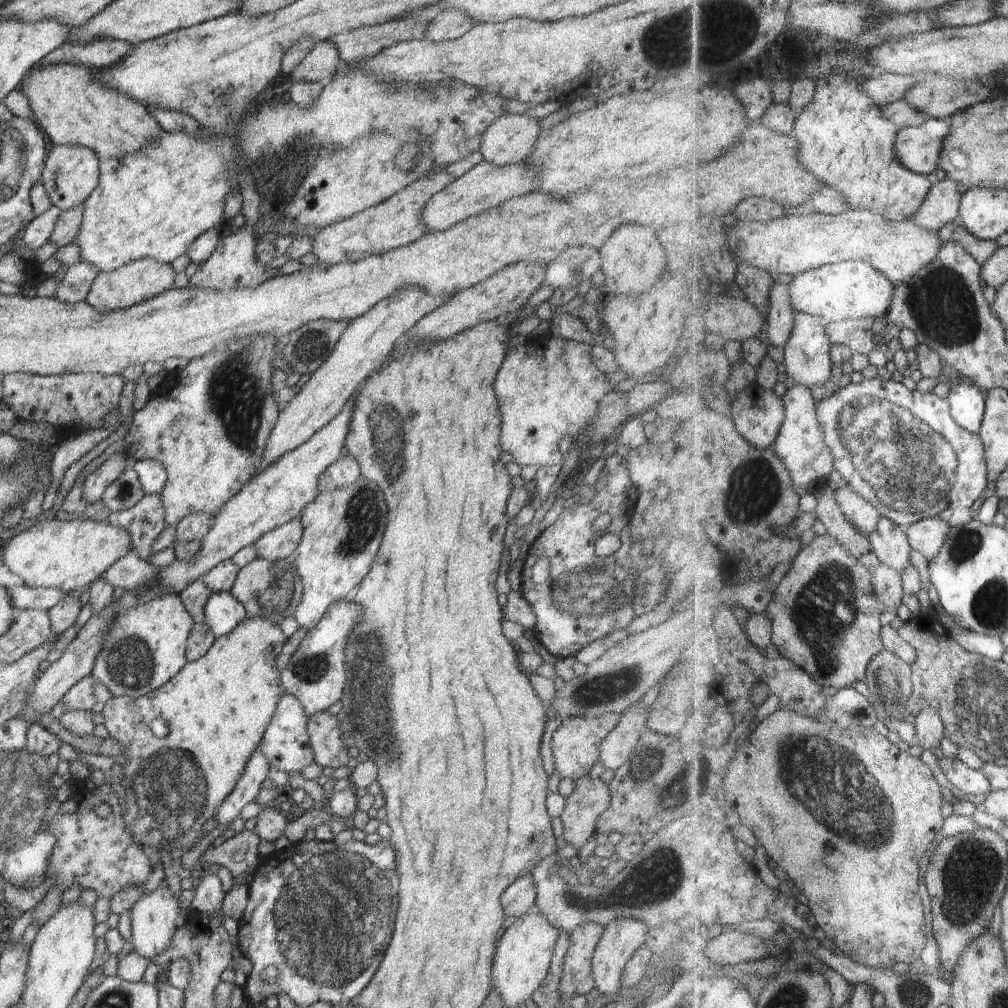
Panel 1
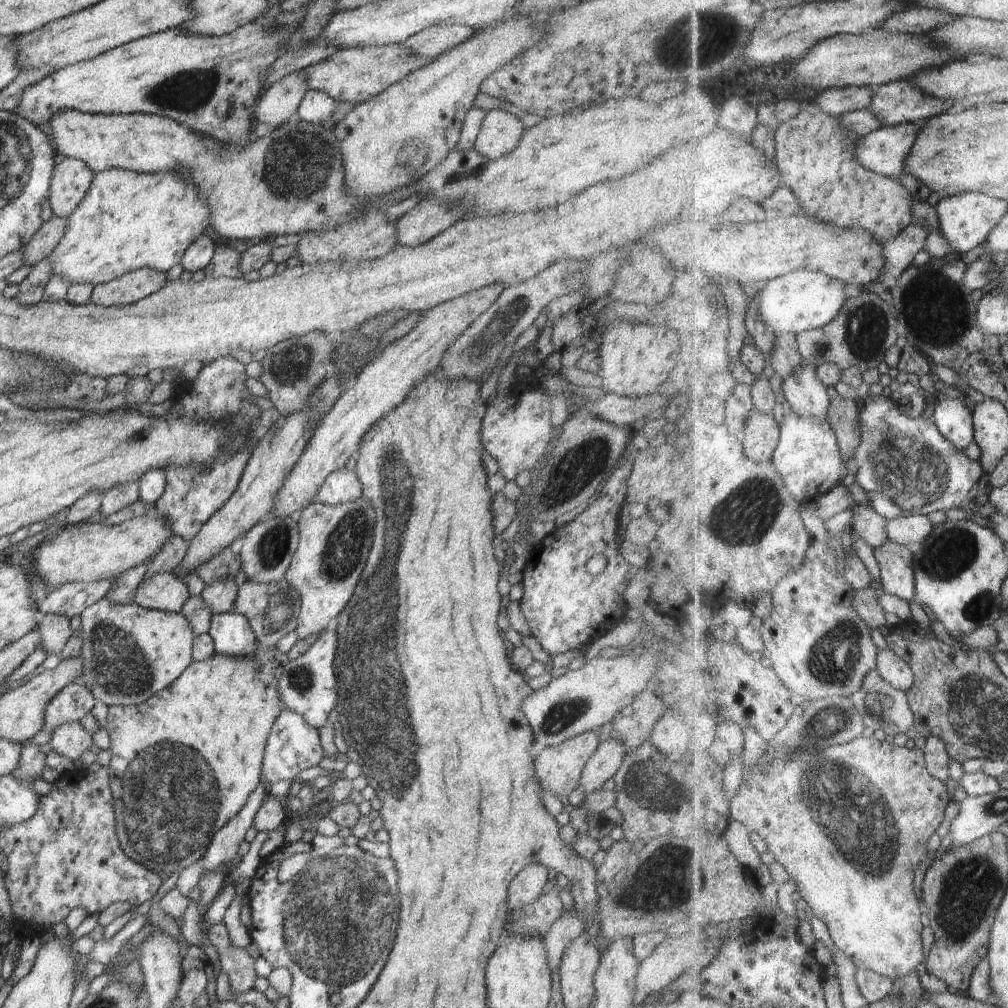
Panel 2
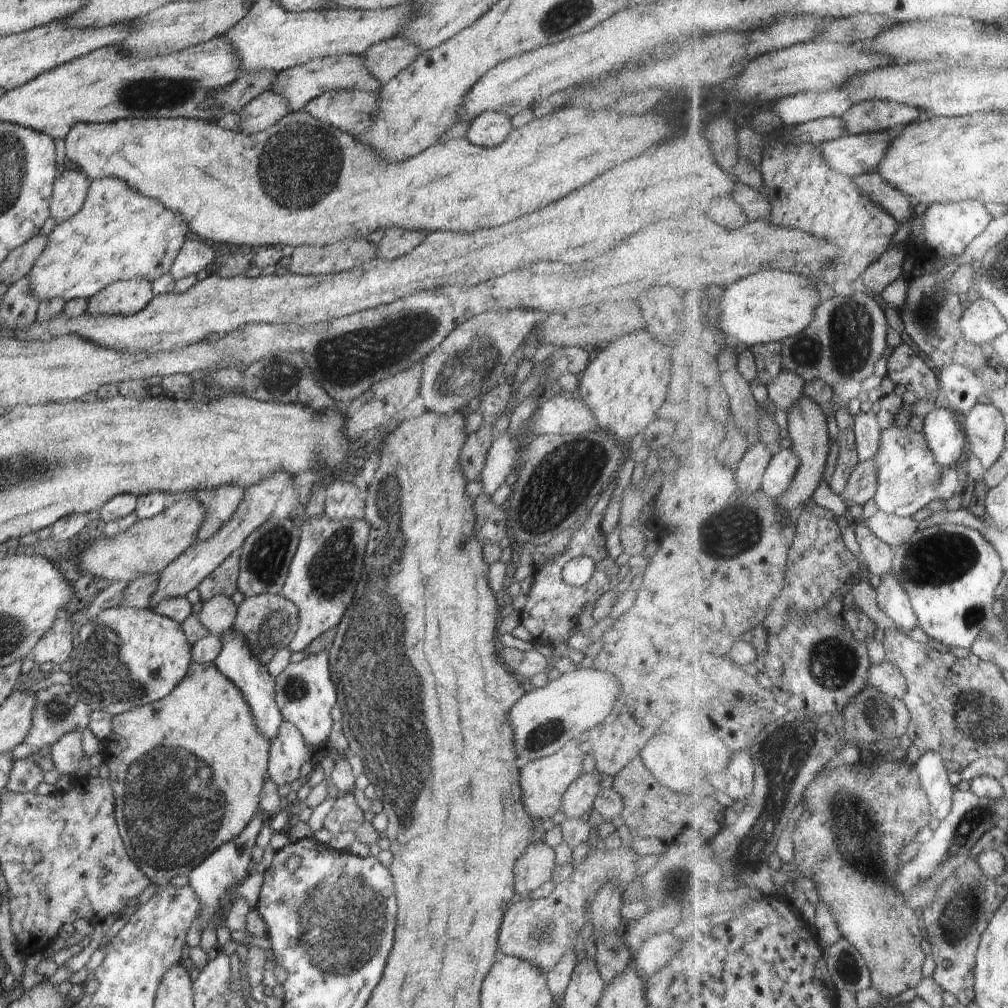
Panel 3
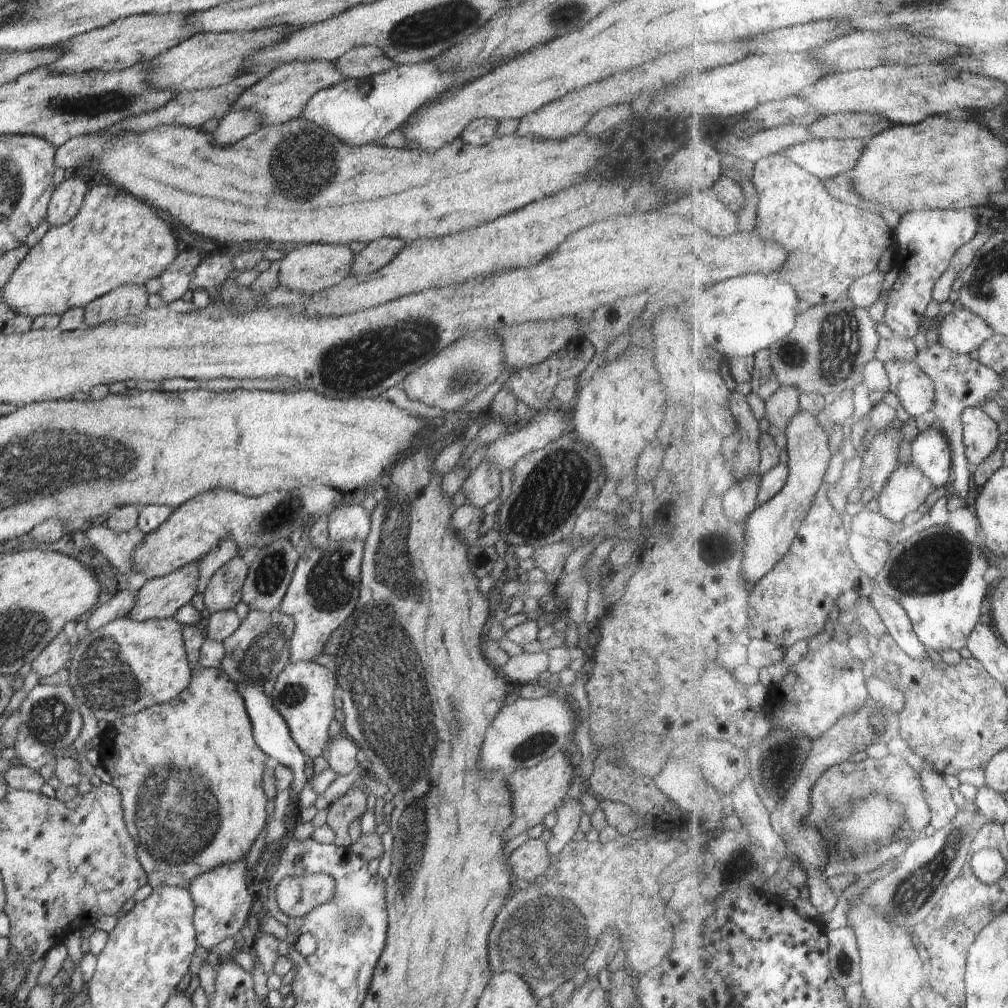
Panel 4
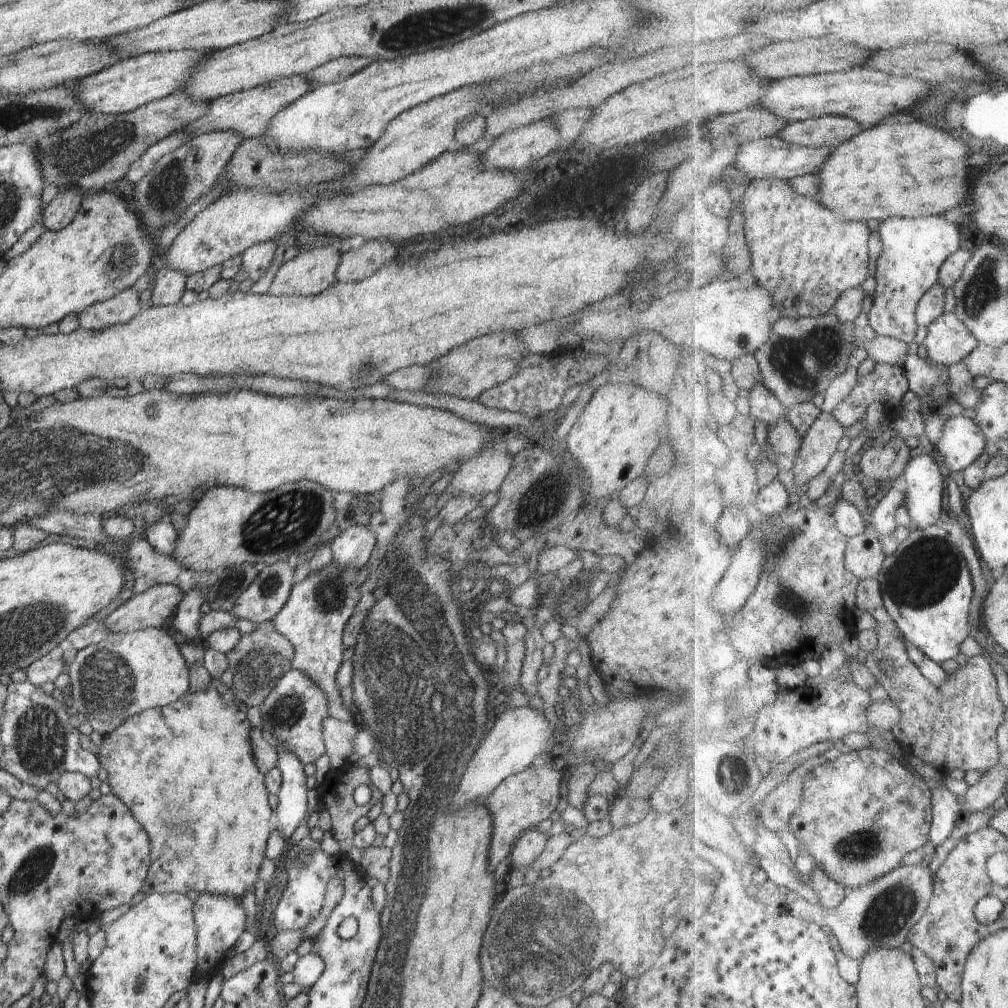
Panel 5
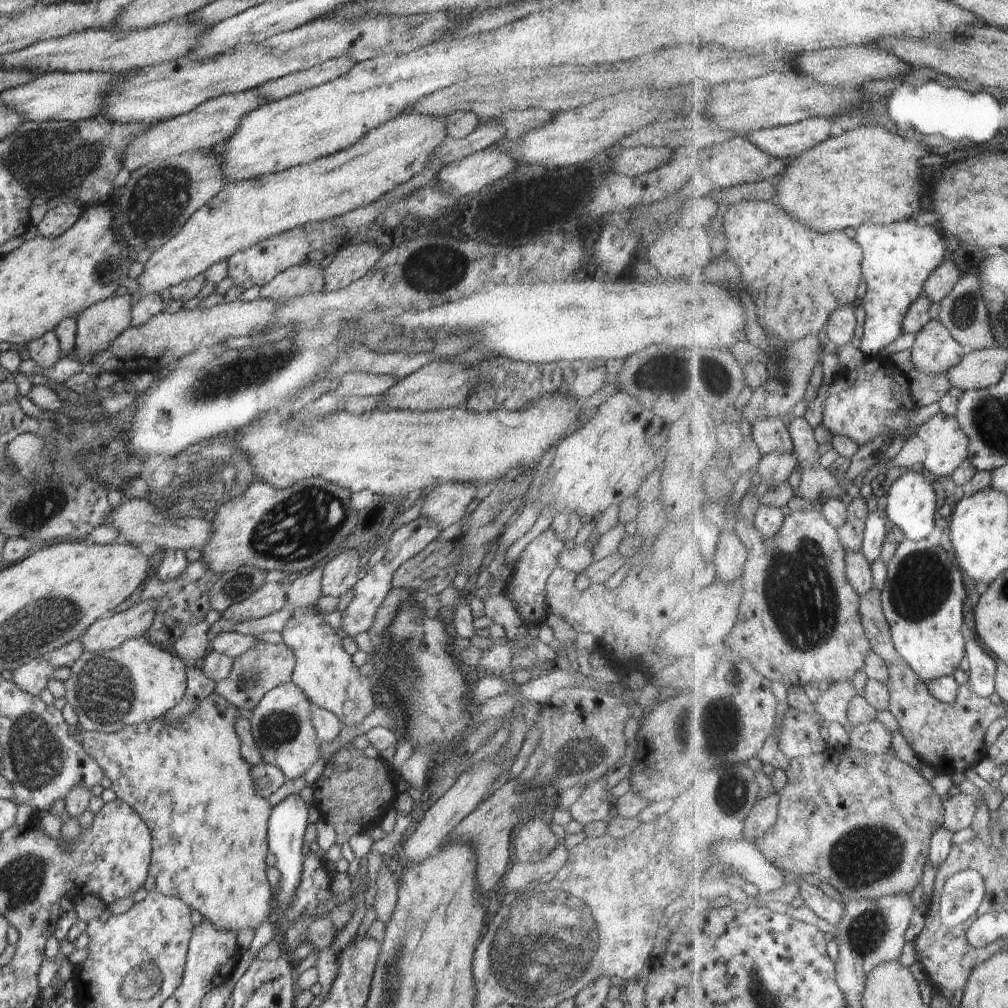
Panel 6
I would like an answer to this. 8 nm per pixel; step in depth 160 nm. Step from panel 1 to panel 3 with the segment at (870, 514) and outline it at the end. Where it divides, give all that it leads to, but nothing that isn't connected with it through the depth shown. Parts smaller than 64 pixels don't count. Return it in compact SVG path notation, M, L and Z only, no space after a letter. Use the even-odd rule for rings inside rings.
M866 522L857 528L856 536L862 550L862 558L875 581L892 572L895 548L876 536Z

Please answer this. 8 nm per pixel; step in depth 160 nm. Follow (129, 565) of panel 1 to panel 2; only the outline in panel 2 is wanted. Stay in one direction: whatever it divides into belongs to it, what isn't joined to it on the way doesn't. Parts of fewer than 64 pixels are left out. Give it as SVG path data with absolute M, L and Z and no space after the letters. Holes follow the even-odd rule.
M161 572L142 579L134 602L147 609L180 613L189 594L187 585L173 572ZM112 579L103 581L74 581L56 587L48 592L42 602L35 602L39 616L59 614L71 619L82 614L82 611L92 603L99 601L117 584Z

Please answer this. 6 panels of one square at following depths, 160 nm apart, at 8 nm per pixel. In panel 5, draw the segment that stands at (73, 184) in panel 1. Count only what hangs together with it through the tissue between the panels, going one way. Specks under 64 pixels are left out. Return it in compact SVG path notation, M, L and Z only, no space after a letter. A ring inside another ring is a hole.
M65 189L43 209L42 224L48 231L59 231L68 226L79 211L84 193L76 189Z

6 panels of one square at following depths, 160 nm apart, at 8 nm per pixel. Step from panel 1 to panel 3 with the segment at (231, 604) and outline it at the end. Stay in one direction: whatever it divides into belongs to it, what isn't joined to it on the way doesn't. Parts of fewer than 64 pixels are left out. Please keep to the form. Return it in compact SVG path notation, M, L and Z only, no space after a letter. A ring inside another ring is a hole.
M228 629L220 636L222 648L220 654L214 659L214 664L228 677L244 695L250 705L252 714L260 732L269 742L278 734L278 727L284 720L275 701L275 678L268 673L267 666L260 662L250 650L245 636L236 629Z

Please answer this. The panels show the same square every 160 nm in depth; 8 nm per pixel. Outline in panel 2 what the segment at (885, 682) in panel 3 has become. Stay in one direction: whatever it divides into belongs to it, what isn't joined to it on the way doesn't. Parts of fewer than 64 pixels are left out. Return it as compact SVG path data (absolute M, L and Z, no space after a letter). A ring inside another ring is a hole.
M890 646L879 652L878 670L898 689L908 692L914 686L916 673L913 666Z

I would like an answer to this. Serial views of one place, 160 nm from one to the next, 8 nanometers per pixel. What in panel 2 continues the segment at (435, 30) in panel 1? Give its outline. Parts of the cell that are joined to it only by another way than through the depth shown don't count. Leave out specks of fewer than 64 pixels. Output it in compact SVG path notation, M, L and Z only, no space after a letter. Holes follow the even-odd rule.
M436 25L417 32L404 44L418 56L434 58L469 39L474 32L473 28L462 25Z

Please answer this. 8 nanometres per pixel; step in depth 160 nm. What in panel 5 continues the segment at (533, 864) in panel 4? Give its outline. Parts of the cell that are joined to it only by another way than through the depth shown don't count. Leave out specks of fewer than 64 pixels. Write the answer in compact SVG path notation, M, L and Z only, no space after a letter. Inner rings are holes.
M530 829L520 835L509 854L511 869L526 869L546 848L549 838L537 829Z

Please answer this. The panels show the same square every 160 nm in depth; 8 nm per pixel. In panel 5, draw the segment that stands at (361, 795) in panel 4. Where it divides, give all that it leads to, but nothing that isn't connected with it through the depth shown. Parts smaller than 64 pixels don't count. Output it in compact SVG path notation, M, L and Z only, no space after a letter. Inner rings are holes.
M346 766L335 773L329 772L321 786L318 788L320 806L330 813L332 825L331 832L344 853L346 853L346 850L350 851L353 847L352 839L356 834L354 832L354 822L356 822L358 818L366 816L370 808L372 808L376 802L382 802L382 793L372 784L367 770L366 767L357 767L354 770L350 770L350 768L347 769ZM361 784L368 786L372 792L370 800L365 805L358 805L354 801L354 797L352 797L354 789Z

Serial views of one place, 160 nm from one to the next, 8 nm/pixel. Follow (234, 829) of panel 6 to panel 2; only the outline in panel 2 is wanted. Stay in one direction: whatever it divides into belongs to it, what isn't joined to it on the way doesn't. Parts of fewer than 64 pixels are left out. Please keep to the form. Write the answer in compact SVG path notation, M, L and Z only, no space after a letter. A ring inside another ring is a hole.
M257 642L255 653L246 656L233 657L224 653L214 653L206 660L193 662L176 680L173 680L166 688L157 692L154 696L147 698L137 705L109 706L107 715L108 736L111 738L109 750L112 758L109 762L108 772L110 786L115 798L113 811L116 819L117 839L122 850L137 863L143 864L147 869L160 875L172 872L182 872L193 862L203 858L208 845L217 830L220 830L234 816L242 806L248 795L256 788L263 776L261 772L263 754L266 741L270 734L272 725L278 715L285 709L285 704L280 698L279 678L288 664L289 658L280 653L274 647L265 647Z

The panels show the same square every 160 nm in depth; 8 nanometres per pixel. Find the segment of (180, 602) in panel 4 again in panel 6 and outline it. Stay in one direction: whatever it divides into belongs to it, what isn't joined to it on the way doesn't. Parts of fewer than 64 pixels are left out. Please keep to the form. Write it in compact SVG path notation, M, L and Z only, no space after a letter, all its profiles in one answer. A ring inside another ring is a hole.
M140 601L116 614L107 614L93 622L81 636L85 651L98 652L120 646L129 638L144 636L155 621L157 602Z

